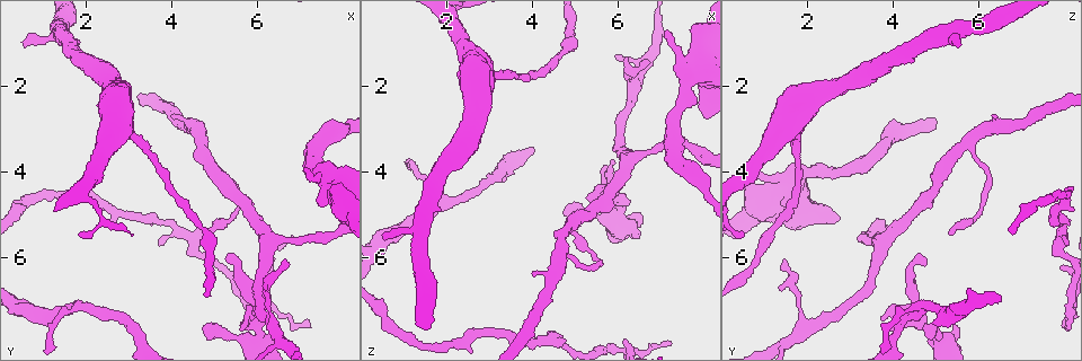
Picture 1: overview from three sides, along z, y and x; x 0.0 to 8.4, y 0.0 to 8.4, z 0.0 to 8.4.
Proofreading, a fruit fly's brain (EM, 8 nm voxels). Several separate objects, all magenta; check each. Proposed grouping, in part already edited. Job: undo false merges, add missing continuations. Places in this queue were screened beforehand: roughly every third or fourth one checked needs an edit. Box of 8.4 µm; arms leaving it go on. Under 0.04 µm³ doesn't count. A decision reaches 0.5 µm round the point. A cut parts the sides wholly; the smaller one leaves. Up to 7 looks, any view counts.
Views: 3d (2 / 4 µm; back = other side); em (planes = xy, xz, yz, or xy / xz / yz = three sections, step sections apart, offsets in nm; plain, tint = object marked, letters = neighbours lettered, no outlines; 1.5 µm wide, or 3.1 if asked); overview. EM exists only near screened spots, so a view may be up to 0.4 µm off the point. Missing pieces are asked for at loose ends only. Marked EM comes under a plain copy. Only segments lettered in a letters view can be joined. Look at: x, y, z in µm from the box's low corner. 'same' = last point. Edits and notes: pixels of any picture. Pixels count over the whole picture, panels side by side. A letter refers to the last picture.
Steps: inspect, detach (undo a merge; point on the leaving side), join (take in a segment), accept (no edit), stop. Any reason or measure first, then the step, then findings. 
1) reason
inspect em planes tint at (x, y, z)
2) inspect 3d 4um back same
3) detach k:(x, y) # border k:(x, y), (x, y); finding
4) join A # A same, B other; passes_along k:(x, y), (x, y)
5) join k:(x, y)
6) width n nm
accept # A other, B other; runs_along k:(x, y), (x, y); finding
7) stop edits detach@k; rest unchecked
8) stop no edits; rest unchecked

tapers out
inspect em planes letters at (6.65, 6.10, 1.45)

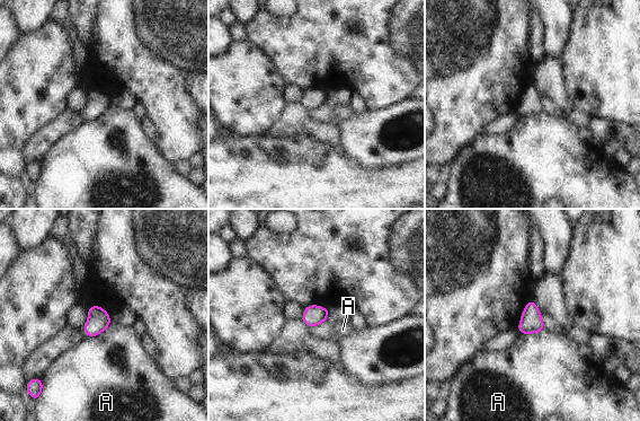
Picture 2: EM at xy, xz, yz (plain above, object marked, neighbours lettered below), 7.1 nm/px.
longest_contact A 190 nm
accept # A other; border 2:(544, 327), (538, 332), (520, 333); no lettered segment goes on from it

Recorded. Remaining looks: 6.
calibre changes
inspect em planes letters at (3.15, 3.10, 1.80)

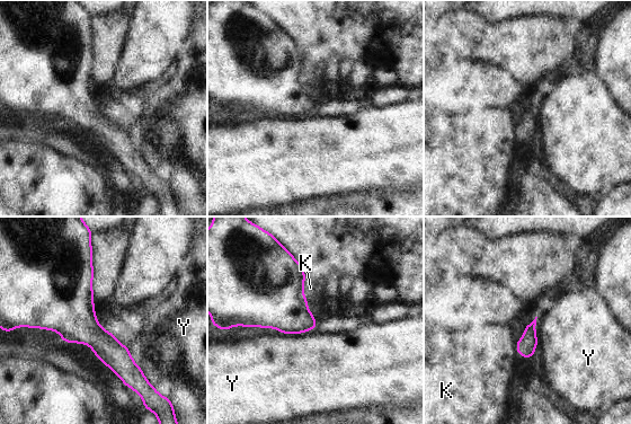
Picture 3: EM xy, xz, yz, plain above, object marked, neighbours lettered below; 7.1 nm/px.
width 140 nm
accept # K other, Y other; all the same cell

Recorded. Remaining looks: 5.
a narrow waist
inspect em planes tint at (3.80, 5.20, 7.95)

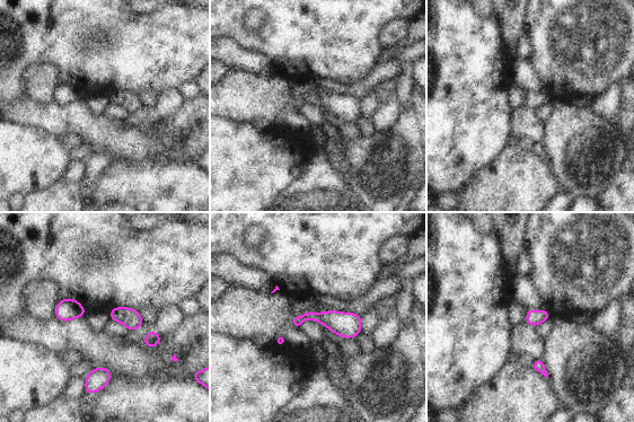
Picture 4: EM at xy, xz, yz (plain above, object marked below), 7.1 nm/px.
inspect em planes letters same

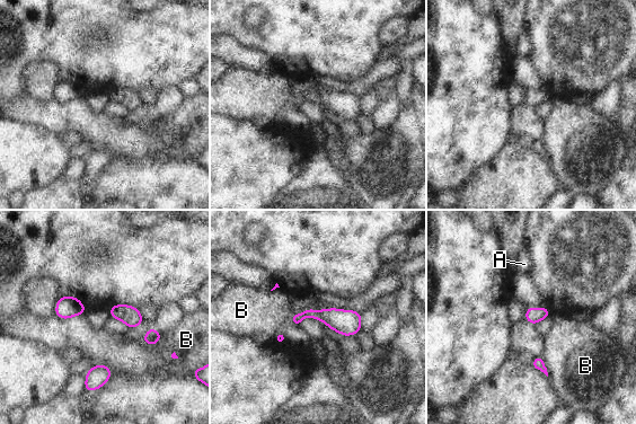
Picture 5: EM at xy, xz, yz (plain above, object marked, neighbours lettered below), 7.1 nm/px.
accept # A other, B other; border 5:(84, 312), (67, 318), (55, 315); all the same cell

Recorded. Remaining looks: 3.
stop no edits; rest unchecked

